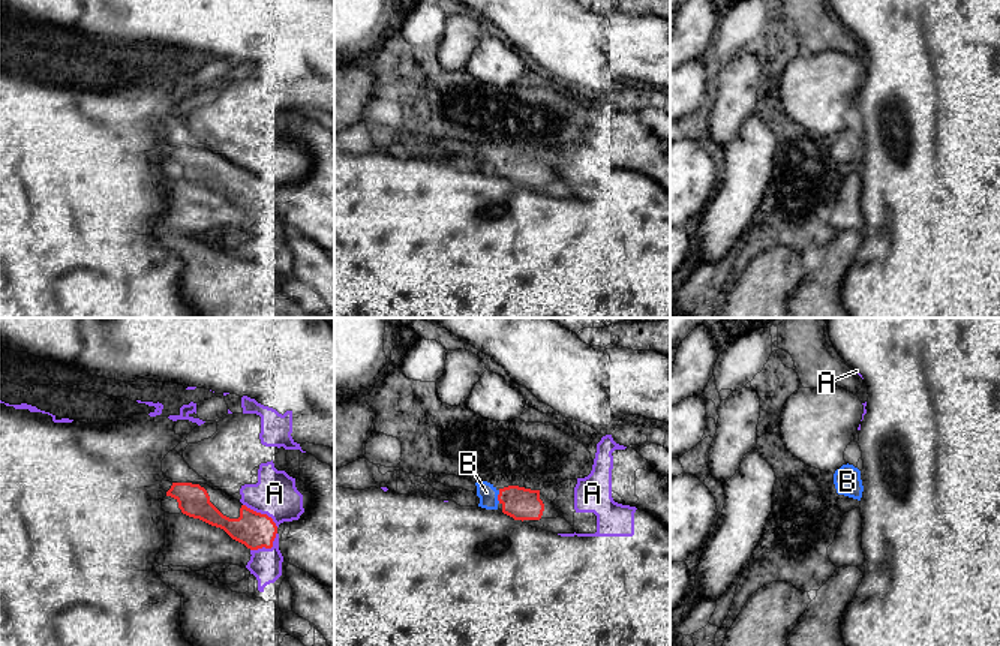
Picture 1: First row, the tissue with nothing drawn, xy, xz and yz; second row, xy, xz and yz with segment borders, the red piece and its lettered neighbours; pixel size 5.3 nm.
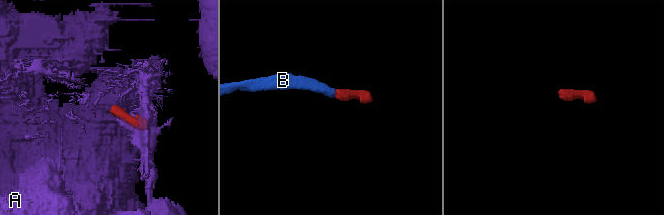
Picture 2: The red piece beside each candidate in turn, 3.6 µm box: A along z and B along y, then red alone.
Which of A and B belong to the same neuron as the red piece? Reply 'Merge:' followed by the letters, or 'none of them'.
Merge: B

